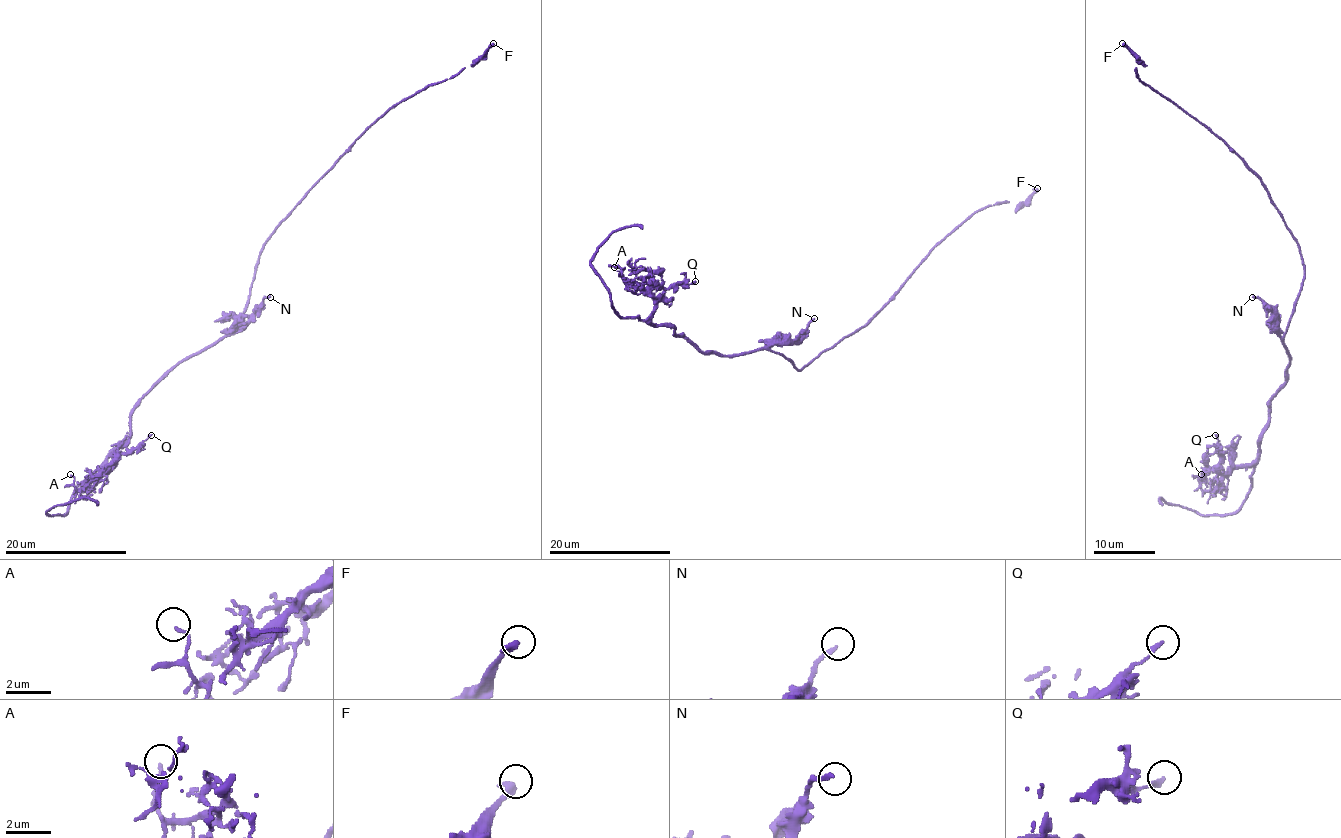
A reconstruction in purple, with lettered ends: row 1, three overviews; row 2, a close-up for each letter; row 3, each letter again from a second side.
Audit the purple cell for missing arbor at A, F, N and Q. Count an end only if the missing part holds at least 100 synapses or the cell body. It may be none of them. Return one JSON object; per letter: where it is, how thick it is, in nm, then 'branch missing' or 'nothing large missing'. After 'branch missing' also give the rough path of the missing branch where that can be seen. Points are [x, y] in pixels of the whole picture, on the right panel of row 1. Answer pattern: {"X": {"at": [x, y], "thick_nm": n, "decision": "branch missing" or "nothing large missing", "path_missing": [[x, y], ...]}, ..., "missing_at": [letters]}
{"A": {"at": [1201, 474], "thick_nm": 120, "decision": "nothing large missing"}, "F": {"at": [1122, 43], "thick_nm": 320, "decision": "nothing large missing"}, "N": {"at": [1252, 297], "thick_nm": 160, "decision": "nothing large missing"}, "Q": {"at": [1215, 435], "thick_nm": 200, "decision": "nothing large missing"}, "missing_at": []}

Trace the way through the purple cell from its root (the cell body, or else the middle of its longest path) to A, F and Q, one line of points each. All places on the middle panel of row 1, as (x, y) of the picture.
A: (790, 362), (767, 348), (729, 356), (701, 353), (671, 325), (655, 325), (651, 321), (654, 301), (614, 267)
F: (790, 362), (799, 370), (822, 351), (862, 328), (921, 260), (975, 212), (1007, 202), (1019, 206), (1037, 188)
Q: (790, 362), (767, 348), (701, 353), (671, 325), (655, 325), (655, 301), (669, 287), (695, 281)

